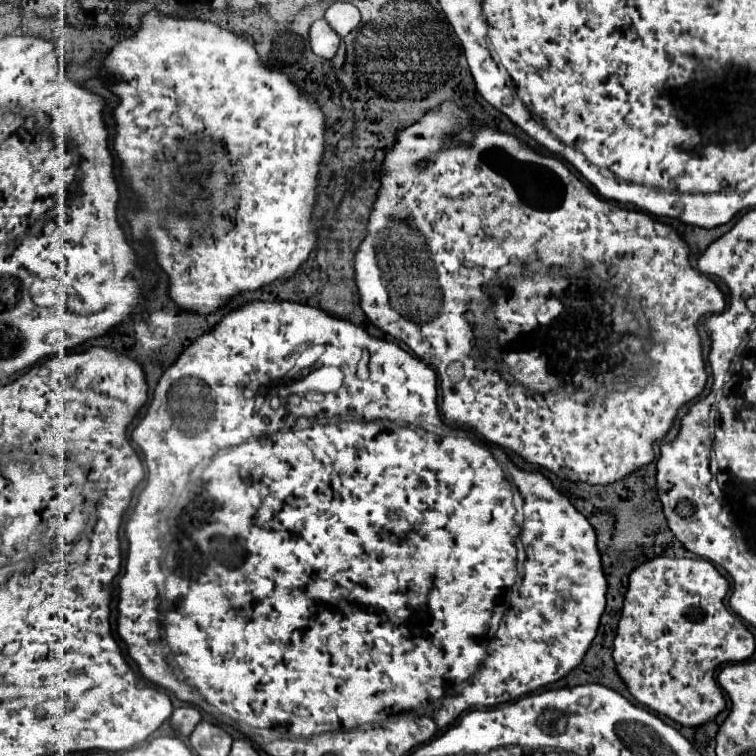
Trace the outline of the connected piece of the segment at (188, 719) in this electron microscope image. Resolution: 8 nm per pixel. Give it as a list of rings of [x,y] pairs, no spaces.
[[[179,707],[171,715],[171,725],[183,735],[191,735],[191,731],[199,721],[201,721],[201,711],[197,707]]]

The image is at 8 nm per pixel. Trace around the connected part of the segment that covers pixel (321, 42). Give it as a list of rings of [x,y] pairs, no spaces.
[[[319,19],[313,23],[309,39],[311,39],[313,53],[325,59],[333,59],[341,43],[341,37],[331,29],[331,25],[325,19]]]

